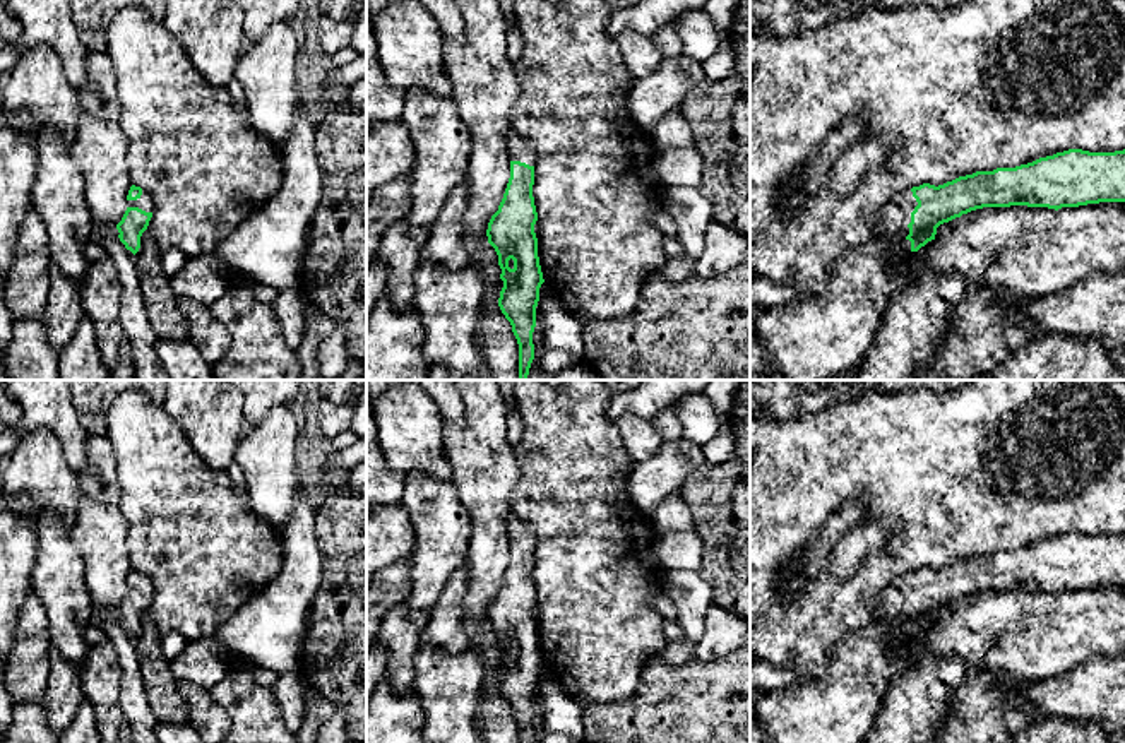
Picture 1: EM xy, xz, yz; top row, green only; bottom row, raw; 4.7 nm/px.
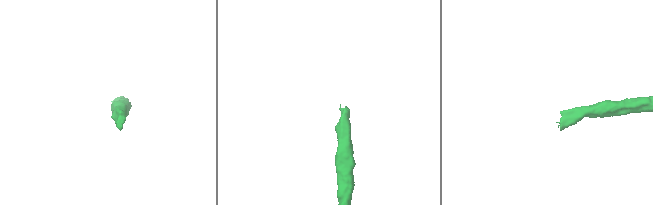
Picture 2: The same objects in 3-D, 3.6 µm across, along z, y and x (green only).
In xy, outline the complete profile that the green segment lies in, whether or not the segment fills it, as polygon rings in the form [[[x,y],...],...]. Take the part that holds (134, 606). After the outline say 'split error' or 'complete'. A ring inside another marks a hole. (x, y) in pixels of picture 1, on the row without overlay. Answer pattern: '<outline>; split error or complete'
[[[132,568],[127,579],[128,591],[116,608],[116,620],[134,639],[140,632],[140,620],[147,613],[152,601],[154,587],[147,575]]]; split error

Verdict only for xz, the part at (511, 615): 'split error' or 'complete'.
split error

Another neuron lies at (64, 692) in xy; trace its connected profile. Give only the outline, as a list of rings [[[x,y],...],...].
[[[53,647],[50,649],[48,657],[48,683],[41,704],[51,731],[58,736],[74,719],[84,695],[80,669],[63,659]]]

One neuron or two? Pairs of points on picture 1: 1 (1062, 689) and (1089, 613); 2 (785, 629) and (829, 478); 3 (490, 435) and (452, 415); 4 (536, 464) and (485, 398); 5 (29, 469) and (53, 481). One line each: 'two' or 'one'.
1: two
2: one
3: two
4: two
5: one

